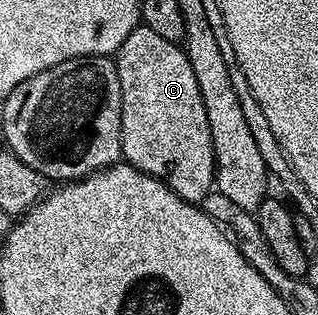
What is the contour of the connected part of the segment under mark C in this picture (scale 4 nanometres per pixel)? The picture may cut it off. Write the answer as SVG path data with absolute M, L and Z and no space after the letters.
M145 27L133 29L128 39L124 39L124 43L118 48L116 76L120 79L120 95L122 96L122 157L125 164L160 179L172 191L176 191L176 195L180 195L186 201L202 202L215 188L214 148L212 147L212 131L208 131L208 115L204 115L204 99L200 99L200 86L196 84L196 74L192 71L192 63L188 59L185 48L177 41L169 41L156 35L156 31L151 29Z

